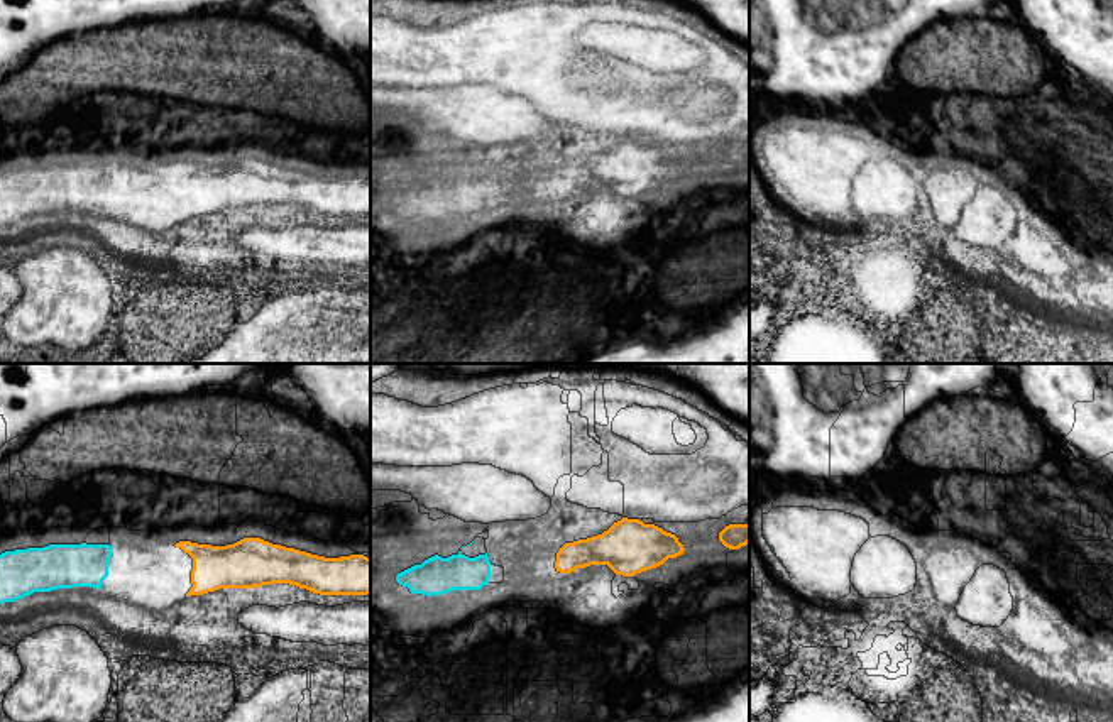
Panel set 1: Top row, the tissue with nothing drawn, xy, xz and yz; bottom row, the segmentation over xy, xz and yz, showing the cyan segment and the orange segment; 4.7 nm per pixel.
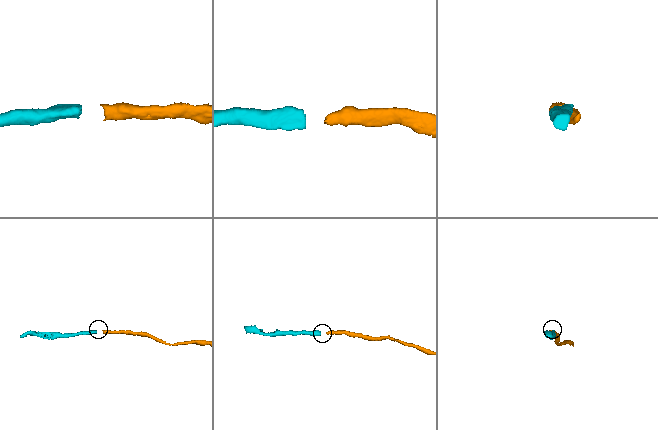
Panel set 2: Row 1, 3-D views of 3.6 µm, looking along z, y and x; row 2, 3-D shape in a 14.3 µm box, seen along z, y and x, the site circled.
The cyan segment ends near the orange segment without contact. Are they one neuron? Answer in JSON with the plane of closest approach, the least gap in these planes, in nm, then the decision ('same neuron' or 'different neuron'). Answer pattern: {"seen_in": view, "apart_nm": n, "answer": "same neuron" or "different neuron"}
{"seen_in": "xy", "apart_nm": 300, "answer": "same neuron"}

